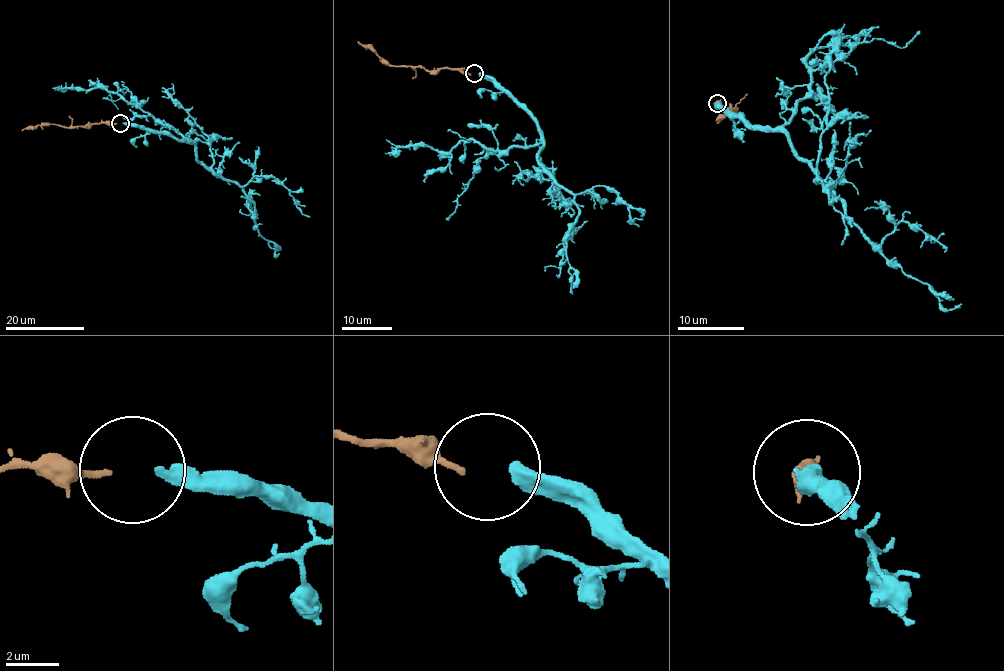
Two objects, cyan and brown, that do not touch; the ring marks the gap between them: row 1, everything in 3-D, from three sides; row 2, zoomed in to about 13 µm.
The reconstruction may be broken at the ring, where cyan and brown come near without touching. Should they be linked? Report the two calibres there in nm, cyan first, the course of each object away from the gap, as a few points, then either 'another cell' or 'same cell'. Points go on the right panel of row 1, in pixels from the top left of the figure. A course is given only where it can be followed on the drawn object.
calibres 420 and 240 nm; course cyan (716, 103), (754, 126), (781, 129), (789, 147), (805, 158), (874, 246), (926, 282), (943, 309), (962, 305); course brown (719, 104), (732, 111), (728, 113), (733, 114), (738, 110), (725, 112), (716, 123); another cell

